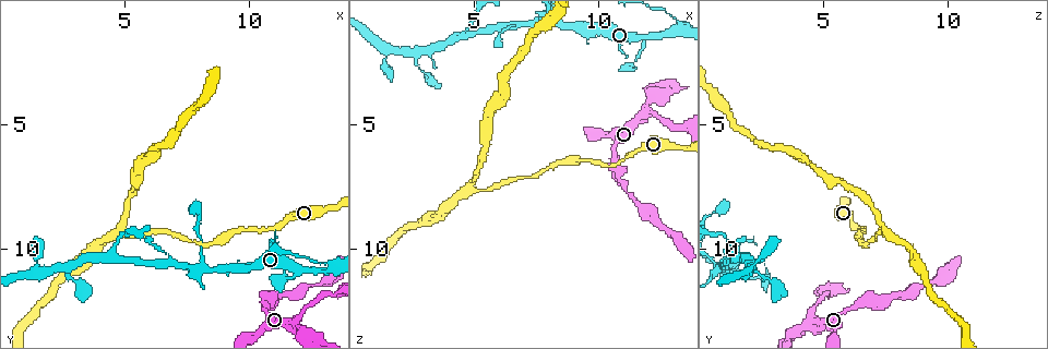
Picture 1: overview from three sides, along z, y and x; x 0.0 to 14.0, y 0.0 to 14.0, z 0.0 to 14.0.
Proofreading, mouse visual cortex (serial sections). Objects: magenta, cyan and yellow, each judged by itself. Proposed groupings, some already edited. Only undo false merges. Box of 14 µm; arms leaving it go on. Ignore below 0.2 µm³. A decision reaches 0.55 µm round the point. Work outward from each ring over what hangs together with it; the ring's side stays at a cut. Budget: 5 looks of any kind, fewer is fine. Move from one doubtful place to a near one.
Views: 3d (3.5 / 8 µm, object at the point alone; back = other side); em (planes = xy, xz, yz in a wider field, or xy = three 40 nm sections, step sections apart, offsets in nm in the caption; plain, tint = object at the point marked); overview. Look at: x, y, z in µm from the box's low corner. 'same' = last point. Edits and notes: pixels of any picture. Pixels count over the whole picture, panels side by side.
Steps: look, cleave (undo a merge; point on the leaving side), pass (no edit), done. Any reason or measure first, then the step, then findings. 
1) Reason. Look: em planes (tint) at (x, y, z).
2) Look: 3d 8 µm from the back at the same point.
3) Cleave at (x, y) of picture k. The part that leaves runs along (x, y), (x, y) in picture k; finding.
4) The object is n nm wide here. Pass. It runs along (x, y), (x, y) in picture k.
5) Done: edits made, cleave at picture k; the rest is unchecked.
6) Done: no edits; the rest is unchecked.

Three-way junction. Look: 3d 8 µm at (5.0, 9.3, 7.5).

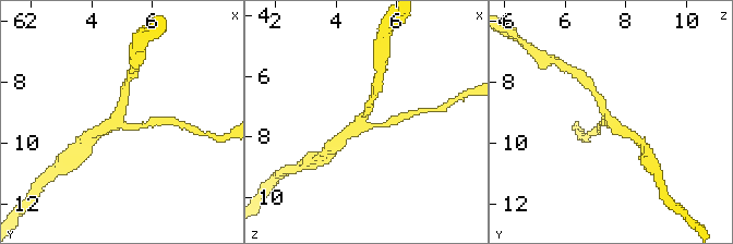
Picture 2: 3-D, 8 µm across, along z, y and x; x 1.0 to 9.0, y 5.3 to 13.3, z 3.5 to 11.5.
3 arms meet here; the arms are 200, 250, 300 nm wide; need the tissue. Look: em xy step 2 (tint) at (5.0, 9.4, 7.6).

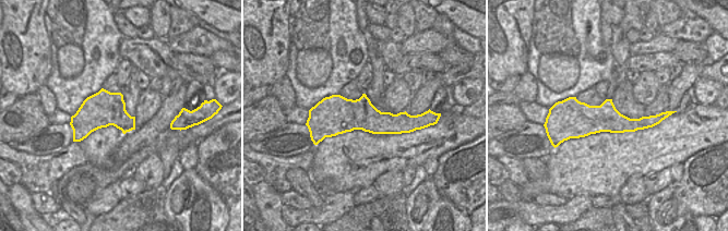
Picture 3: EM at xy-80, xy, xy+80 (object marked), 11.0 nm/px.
Pass. It runs along (148, 124), (119, 123), (125, 96) in picture 2; continuous, no second cell.

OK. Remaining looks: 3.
Abrupt turn. Look: 3d 3.5 µm at (4.6, 10.3, 1.5).

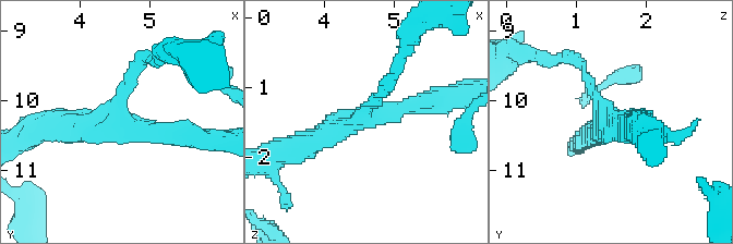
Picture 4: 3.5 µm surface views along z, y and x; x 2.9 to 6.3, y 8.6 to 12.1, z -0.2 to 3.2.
3 arms meet here; the arms are 150, 300, 300 nm wide; now the EM. Look: em xy step 2 (tint) at (4.60, 10.35, 1.45).

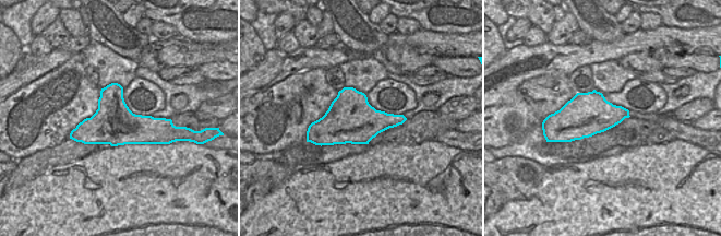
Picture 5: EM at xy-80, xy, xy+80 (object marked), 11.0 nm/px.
Pass. It runs along (435, 99), (351, 119), (298, 147) in picture 4; one cell here.

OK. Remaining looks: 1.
Done: no edits; the rest is unchecked.

